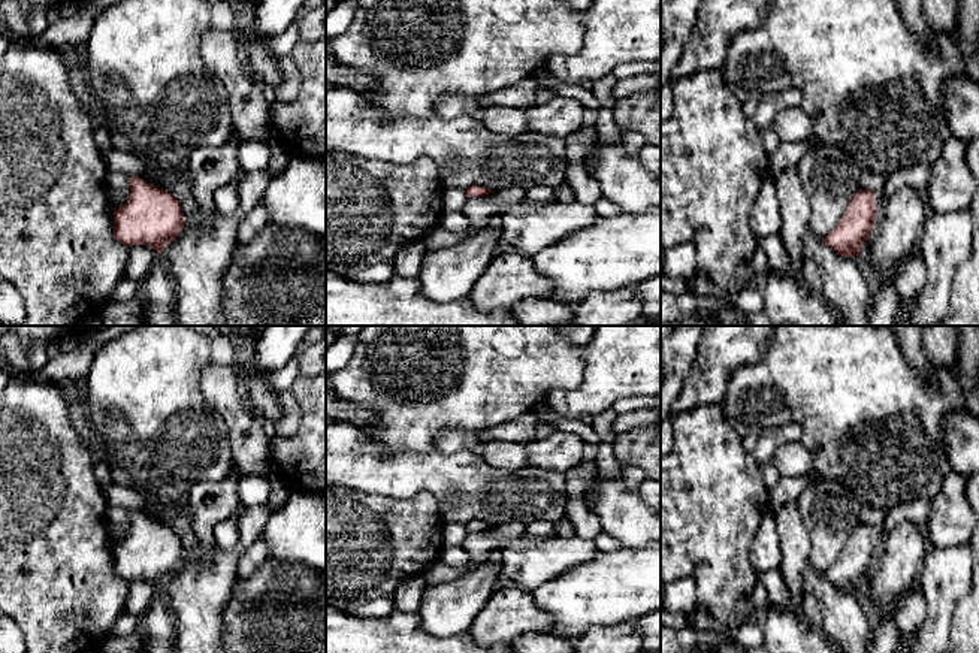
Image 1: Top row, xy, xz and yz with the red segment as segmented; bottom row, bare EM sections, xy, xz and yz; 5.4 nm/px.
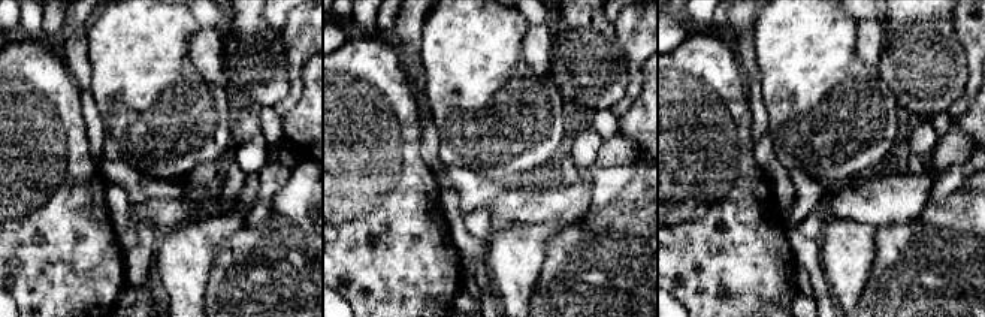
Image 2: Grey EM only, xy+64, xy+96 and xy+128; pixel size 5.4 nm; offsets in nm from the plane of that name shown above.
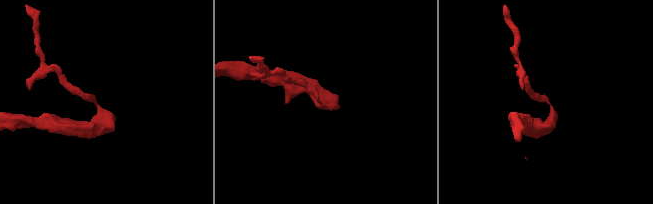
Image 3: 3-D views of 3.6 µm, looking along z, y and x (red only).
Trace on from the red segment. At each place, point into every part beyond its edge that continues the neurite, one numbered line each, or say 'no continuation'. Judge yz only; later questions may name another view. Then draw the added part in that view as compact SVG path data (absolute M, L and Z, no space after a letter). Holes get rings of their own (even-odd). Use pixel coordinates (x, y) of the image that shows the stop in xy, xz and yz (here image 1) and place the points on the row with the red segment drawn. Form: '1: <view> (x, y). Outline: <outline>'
1: yz (881, 197). Outline: M883 188L882 190L874 190L874 200L876 200L876 206L877 206L877 217L876 221L880 218L882 214L882 208L888 199L888 196L885 194Z

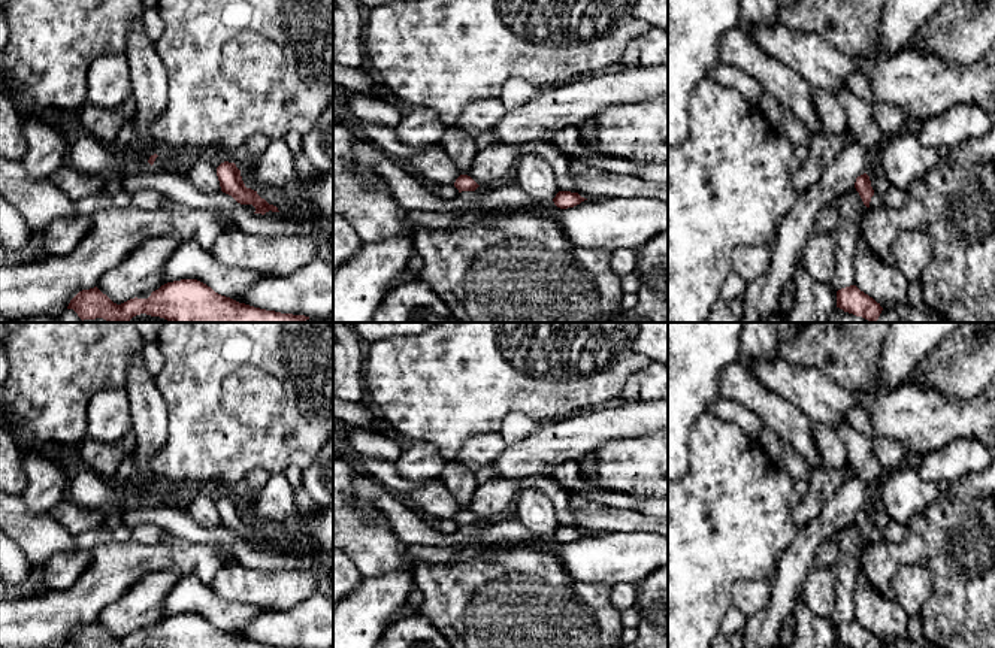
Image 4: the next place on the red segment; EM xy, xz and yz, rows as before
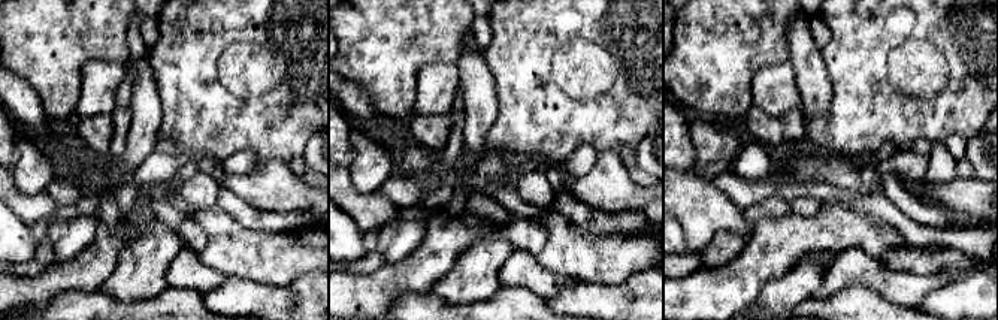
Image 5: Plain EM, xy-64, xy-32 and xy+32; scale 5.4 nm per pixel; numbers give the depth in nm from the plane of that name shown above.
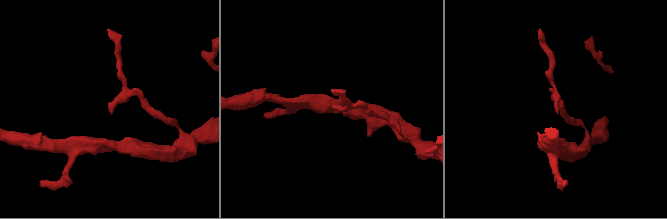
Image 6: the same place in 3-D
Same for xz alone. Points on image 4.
no continuation

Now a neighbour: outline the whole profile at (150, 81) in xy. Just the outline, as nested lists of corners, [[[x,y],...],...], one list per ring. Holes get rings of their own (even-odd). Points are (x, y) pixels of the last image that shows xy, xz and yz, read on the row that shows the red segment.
[[[142,18],[136,19],[127,34],[125,58],[130,66],[133,99],[136,102],[136,146],[151,148],[152,121],[163,113],[169,102],[169,76],[148,37]]]

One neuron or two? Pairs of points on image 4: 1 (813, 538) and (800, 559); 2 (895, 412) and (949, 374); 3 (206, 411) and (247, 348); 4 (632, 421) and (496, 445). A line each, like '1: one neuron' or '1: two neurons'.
1: one neuron
2: two neurons
3: one neuron
4: two neurons

